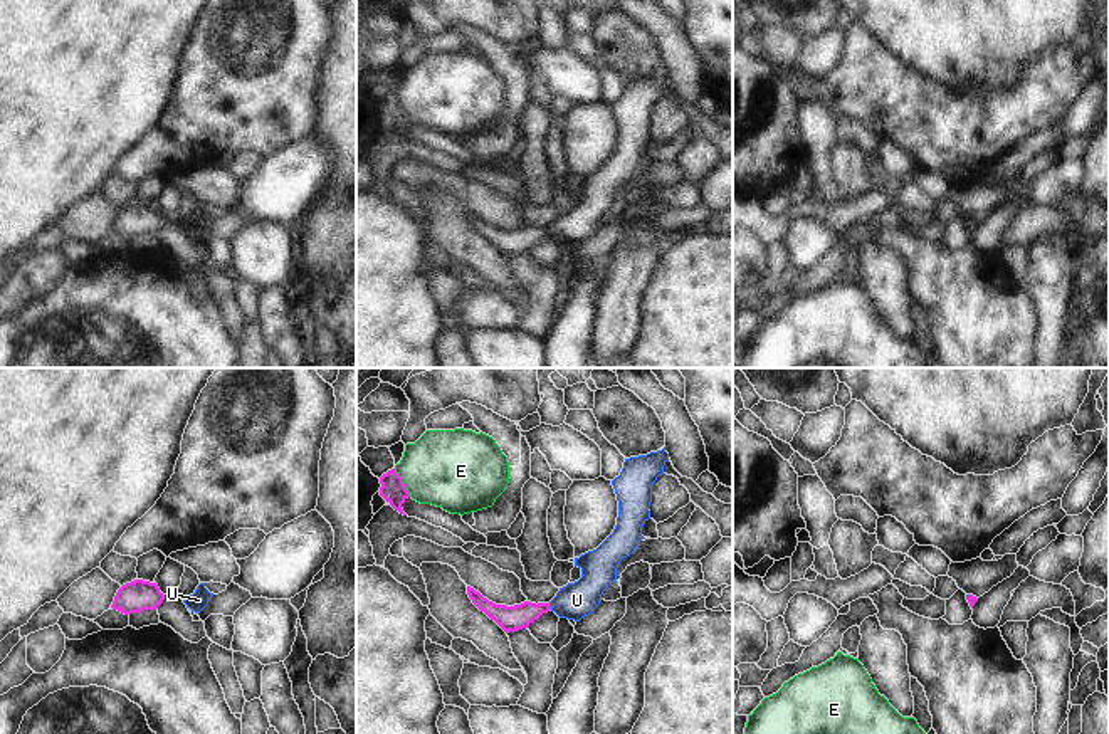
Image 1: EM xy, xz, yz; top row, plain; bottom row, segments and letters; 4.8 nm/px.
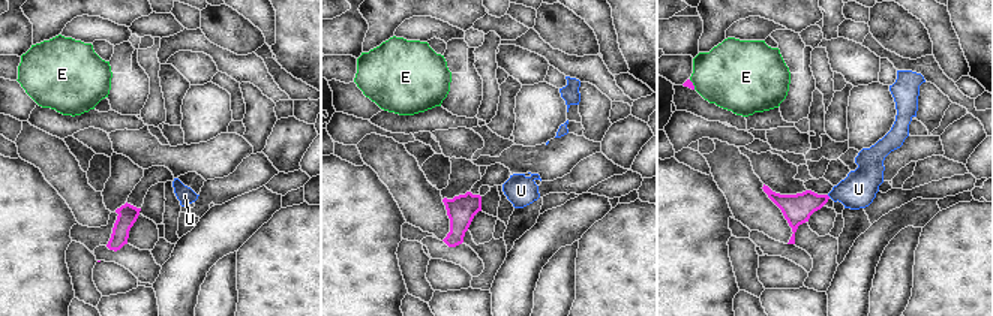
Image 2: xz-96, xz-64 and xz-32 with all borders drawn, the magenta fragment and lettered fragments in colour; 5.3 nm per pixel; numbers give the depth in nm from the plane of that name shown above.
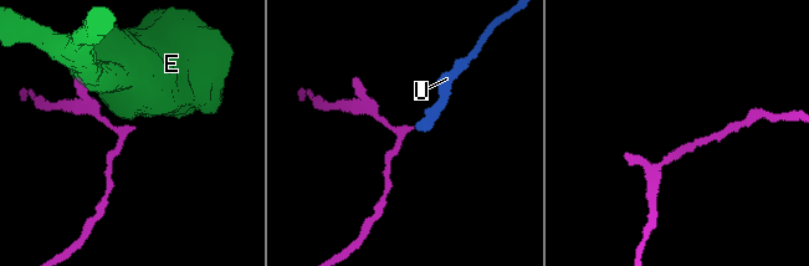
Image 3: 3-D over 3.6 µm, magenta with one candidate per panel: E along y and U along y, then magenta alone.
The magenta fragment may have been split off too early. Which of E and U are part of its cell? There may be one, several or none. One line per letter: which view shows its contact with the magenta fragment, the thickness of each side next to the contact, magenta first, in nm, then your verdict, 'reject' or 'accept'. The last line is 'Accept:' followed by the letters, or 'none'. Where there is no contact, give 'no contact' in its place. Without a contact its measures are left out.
E: xz | 120/380 nm | reject
U: xz | 120/180 nm | accept
Accept: U

